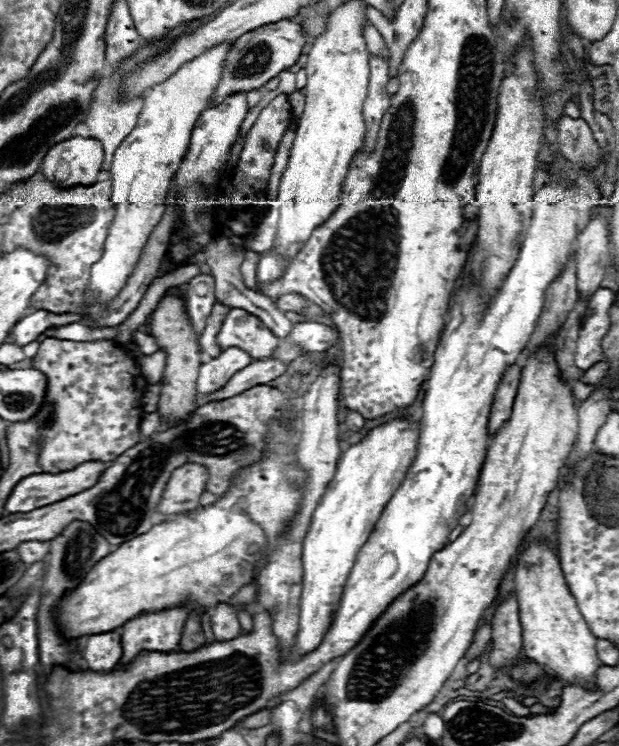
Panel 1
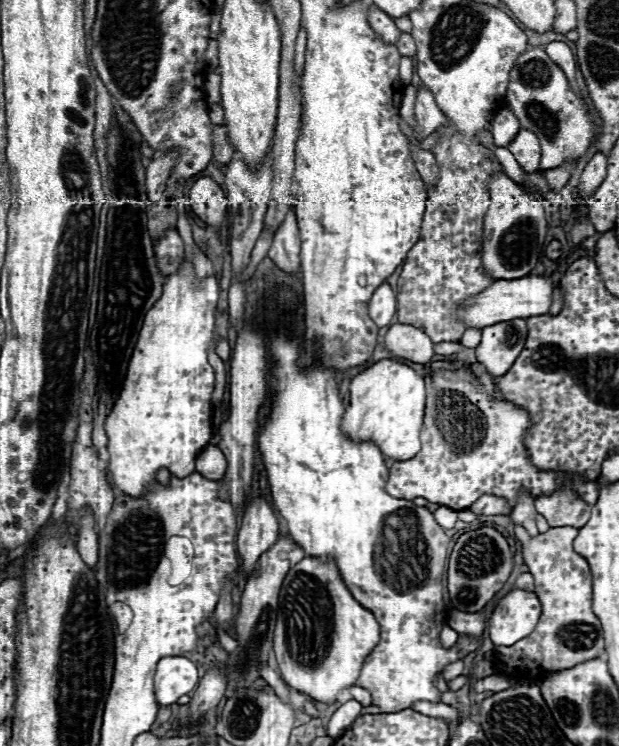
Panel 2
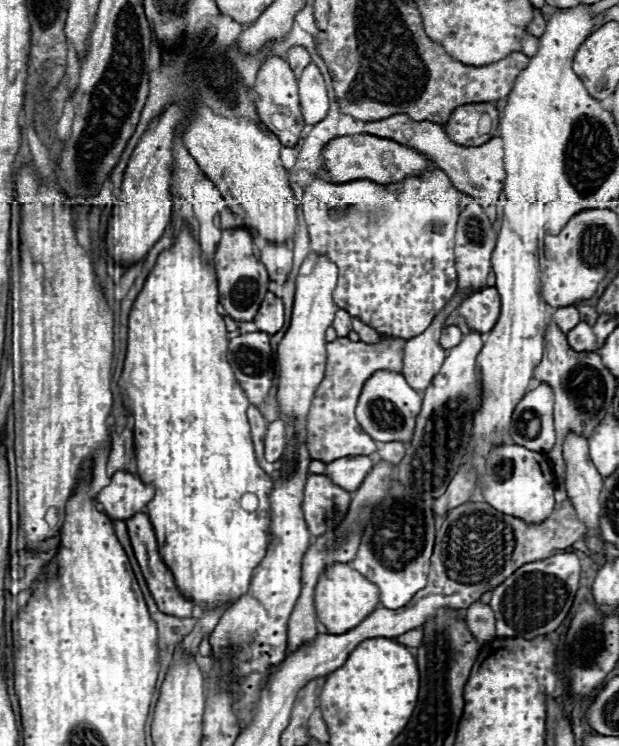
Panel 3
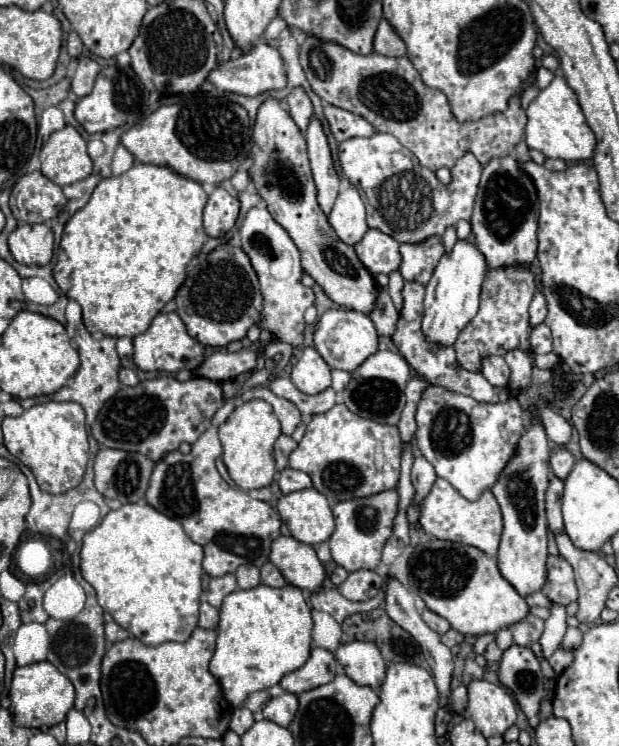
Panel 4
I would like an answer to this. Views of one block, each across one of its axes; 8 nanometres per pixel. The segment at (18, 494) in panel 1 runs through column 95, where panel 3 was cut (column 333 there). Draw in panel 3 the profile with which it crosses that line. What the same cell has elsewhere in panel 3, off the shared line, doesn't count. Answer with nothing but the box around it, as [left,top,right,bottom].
[326,456,374,492]

